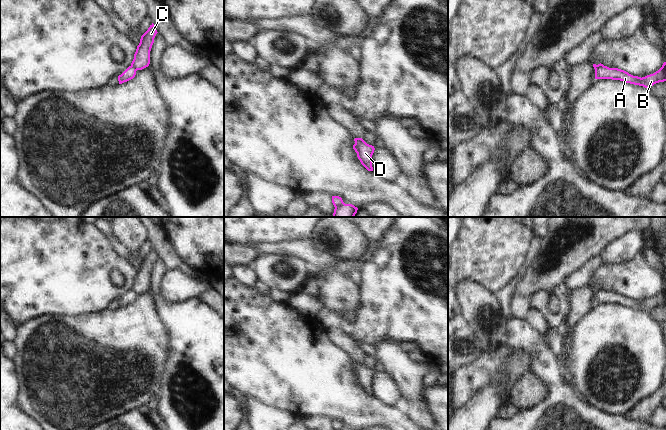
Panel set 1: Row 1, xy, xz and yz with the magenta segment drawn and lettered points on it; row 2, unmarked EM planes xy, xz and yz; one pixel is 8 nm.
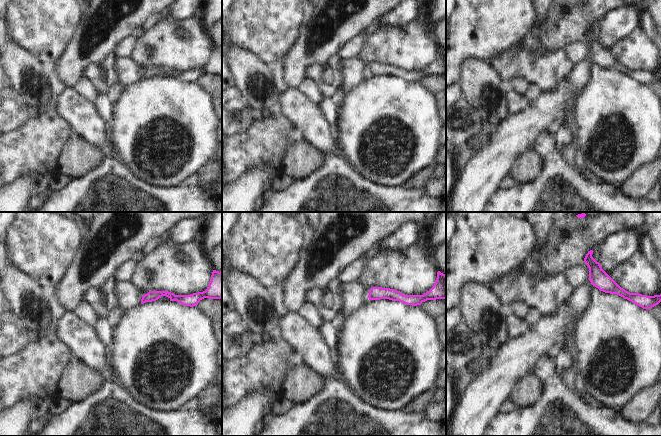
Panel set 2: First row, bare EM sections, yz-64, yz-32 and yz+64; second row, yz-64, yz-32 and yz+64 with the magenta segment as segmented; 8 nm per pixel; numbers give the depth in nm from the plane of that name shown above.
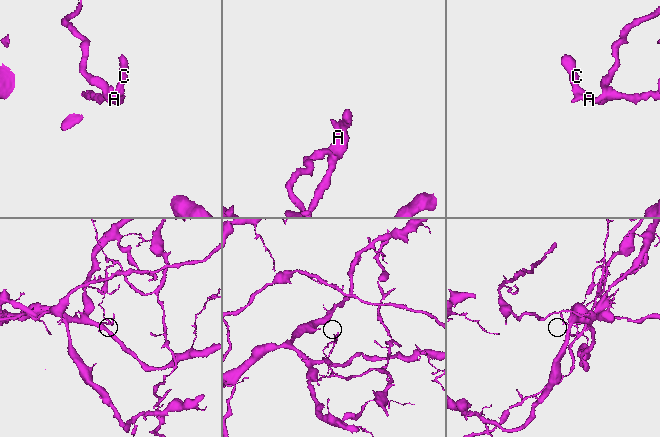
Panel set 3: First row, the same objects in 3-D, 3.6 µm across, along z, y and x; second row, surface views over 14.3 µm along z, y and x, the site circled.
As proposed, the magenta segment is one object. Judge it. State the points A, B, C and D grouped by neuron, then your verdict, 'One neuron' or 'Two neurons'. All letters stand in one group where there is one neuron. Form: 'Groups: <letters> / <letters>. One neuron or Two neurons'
Groups: A / B C D. Two neurons

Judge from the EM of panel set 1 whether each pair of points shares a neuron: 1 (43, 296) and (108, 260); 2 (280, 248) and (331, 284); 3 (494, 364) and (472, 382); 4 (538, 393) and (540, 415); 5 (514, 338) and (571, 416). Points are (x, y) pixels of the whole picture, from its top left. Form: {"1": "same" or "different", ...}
{"1": "same", "2": "same", "3": "same", "4": "different", "5": "same"}

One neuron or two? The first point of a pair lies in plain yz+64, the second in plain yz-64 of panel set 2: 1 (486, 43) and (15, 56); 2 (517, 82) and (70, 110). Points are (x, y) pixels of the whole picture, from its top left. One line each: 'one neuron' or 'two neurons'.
1: two neurons
2: two neurons

